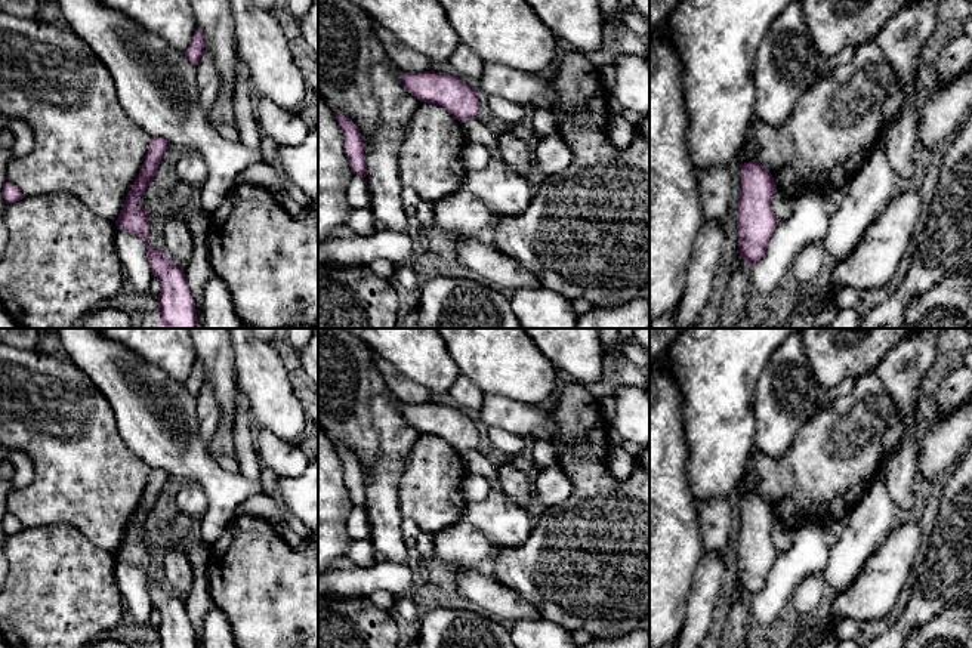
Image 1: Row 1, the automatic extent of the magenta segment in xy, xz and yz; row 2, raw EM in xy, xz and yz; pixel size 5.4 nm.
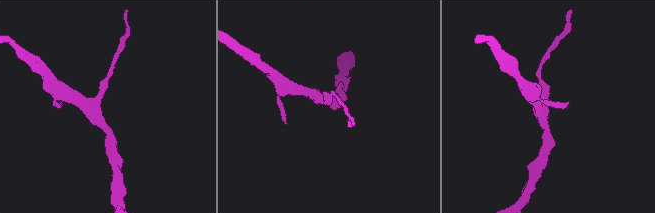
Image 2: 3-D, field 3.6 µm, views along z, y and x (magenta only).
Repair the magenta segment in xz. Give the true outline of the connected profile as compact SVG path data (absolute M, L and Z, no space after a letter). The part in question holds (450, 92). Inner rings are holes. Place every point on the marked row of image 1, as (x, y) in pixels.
M401 72L402 86L420 102L436 104L460 123L476 118L481 104L478 93L462 78L447 72Z

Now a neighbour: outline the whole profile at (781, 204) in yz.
M777 188L771 200L771 207L777 219L783 220L792 216L794 200Z

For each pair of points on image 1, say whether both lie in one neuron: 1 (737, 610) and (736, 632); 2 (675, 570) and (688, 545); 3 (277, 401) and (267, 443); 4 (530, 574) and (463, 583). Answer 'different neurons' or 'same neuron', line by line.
1: same neuron
2: same neuron
3: different neurons
4: different neurons

